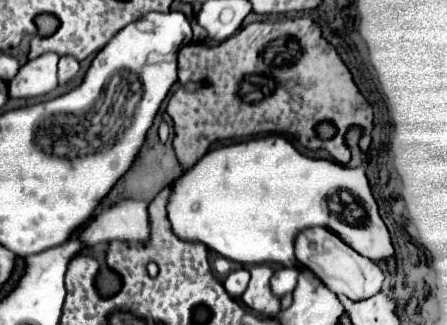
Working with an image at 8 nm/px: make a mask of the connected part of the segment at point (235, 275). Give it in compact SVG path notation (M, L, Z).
M237 269L237 271L227 275L223 285L225 285L225 291L231 297L241 297L243 291L247 289L247 283L249 283L249 271L247 269Z

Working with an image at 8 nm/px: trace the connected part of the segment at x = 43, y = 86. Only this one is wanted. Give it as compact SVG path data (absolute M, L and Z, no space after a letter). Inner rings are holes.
M45 53L25 63L19 73L9 81L9 97L29 99L51 93L58 85L59 55Z

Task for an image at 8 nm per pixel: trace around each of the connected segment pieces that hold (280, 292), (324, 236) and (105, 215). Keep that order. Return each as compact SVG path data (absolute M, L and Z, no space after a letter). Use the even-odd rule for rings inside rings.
M281 267L271 277L271 291L277 297L283 297L285 293L291 293L297 285L297 269L295 267Z
M323 227L303 229L299 231L295 239L295 255L297 261L305 267L309 267L333 293L345 295L351 301L363 301L379 293L383 283L383 271L379 265L367 257L361 257L357 251L353 251L347 243L343 243L337 235Z
M123 197L111 207L99 209L91 225L79 235L83 247L93 247L103 241L125 241L129 245L145 245L151 235L147 207L147 201Z

